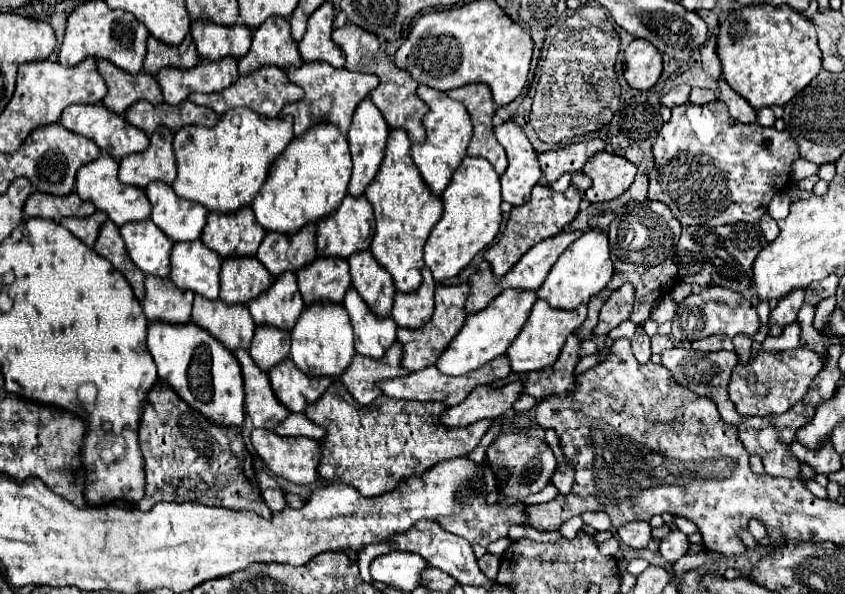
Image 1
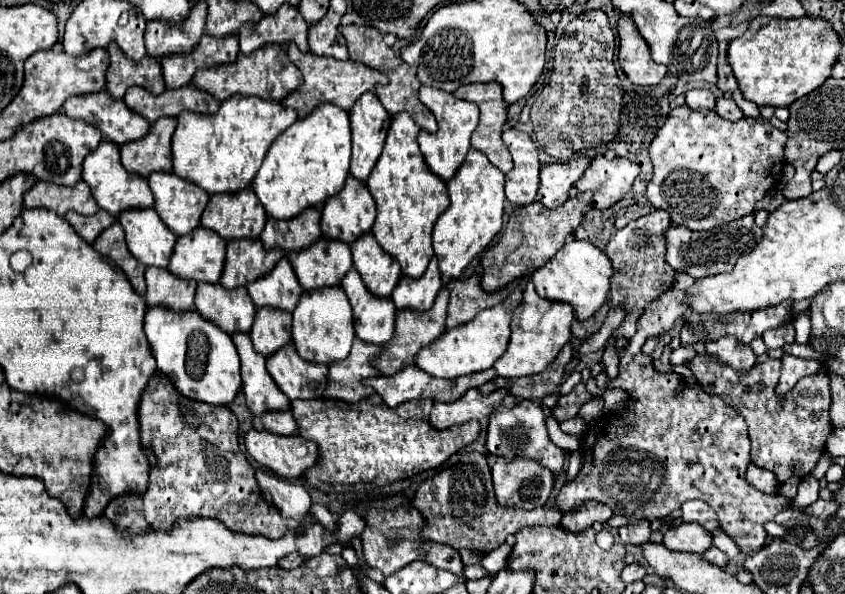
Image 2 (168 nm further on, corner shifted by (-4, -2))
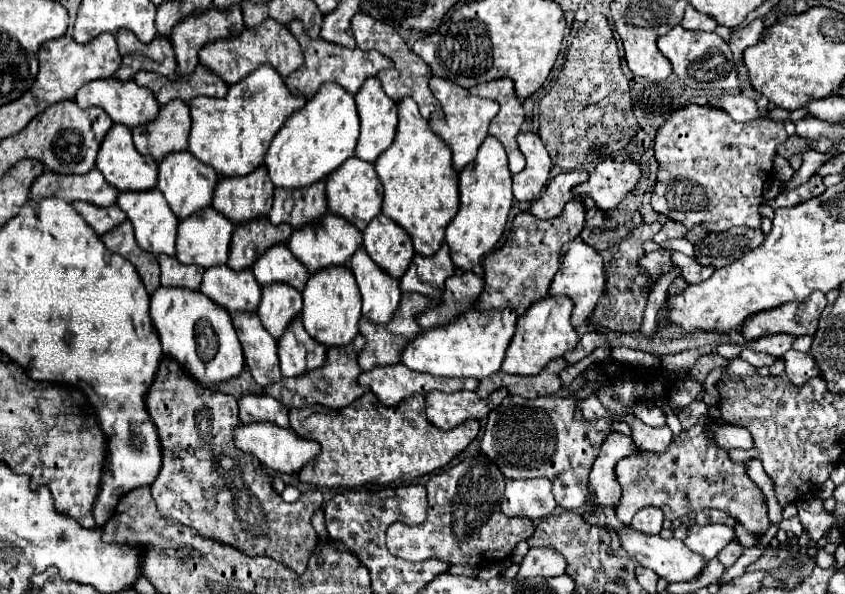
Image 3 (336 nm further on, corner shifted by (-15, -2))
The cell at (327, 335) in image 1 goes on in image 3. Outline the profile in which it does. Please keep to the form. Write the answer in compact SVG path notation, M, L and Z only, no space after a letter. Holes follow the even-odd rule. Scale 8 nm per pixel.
M349 267L327 269L327 273L315 273L315 277L309 277L303 289L301 319L305 331L325 347L347 347L359 335L361 301L359 301L359 289L355 285L355 277L351 277Z

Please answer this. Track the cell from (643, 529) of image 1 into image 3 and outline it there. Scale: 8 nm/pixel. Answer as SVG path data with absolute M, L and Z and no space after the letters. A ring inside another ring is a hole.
M655 507L641 509L631 521L631 527L645 535L659 535L661 525L663 525L663 513L659 513L659 509L655 509Z

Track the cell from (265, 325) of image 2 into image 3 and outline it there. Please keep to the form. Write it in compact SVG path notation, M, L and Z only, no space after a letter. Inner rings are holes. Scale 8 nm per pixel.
M271 285L271 289L263 289L263 301L259 303L259 313L257 315L263 323L263 327L271 333L271 337L279 339L287 331L289 323L301 313L301 305L303 305L301 293L291 289L291 285Z

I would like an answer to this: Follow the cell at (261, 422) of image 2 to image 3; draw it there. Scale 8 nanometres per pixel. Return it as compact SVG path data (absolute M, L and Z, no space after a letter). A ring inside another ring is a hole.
M243 395L239 399L239 417L243 423L271 421L279 427L289 427L289 407L269 395Z

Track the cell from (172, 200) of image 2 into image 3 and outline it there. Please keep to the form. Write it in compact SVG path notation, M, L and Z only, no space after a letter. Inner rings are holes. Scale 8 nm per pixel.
M175 153L175 157L167 157L167 161L159 163L159 191L165 195L171 211L183 221L191 217L197 211L203 211L211 207L215 187L219 183L219 177L215 177L215 171L209 165L203 165L201 161L195 161L191 153Z

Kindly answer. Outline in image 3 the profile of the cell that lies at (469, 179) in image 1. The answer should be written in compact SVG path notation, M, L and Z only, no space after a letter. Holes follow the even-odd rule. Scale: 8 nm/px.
M487 137L479 147L475 161L471 161L459 173L459 195L461 205L457 215L447 225L445 241L451 249L451 259L455 267L471 271L477 263L481 263L485 253L489 253L501 239L507 225L509 209L513 205L511 171L507 167L507 155L503 145L495 137Z

